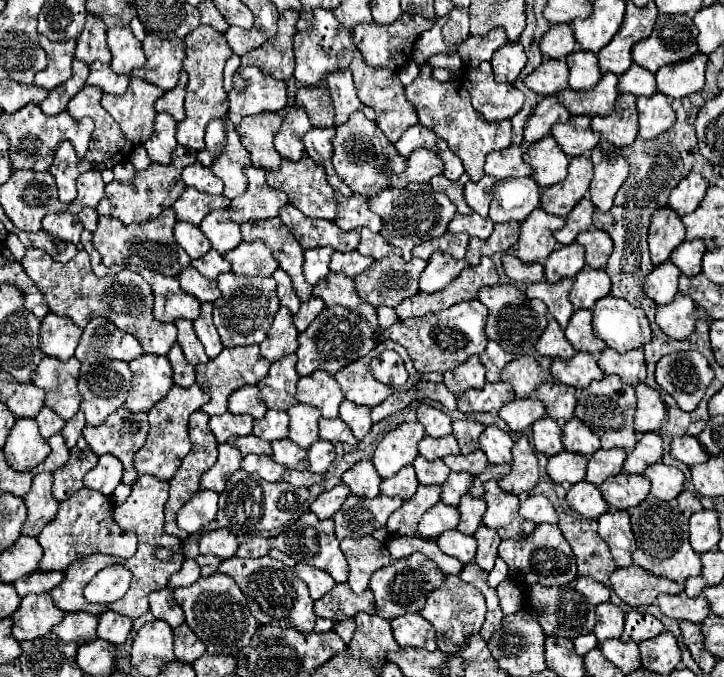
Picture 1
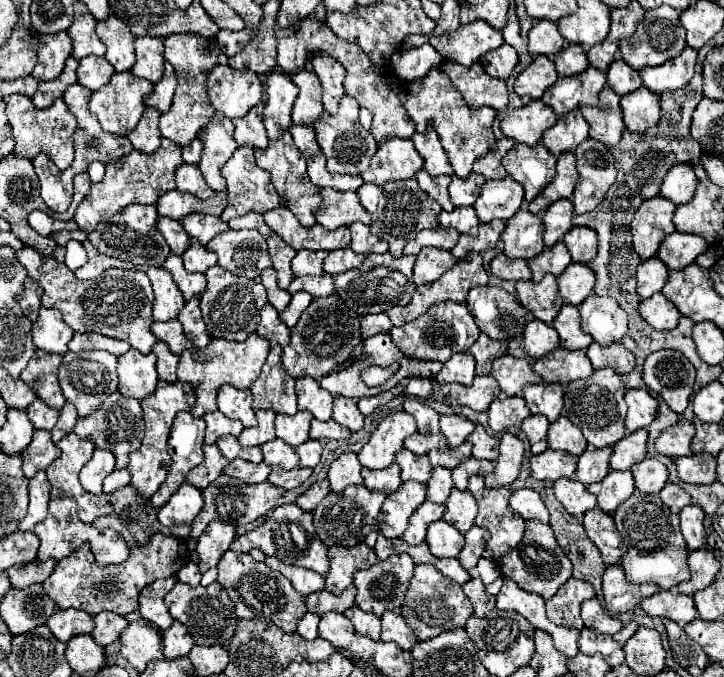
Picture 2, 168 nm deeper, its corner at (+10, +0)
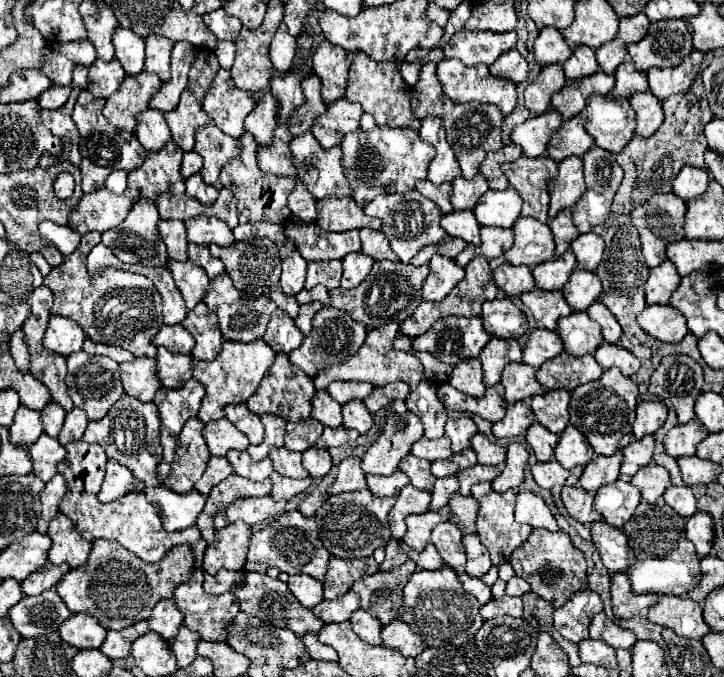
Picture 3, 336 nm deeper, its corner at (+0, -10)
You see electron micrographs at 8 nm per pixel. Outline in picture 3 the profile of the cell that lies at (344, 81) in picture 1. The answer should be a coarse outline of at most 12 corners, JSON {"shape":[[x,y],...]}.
{"shape":[[324,40],[312,56],[322,98],[344,98],[350,62],[344,48]]}

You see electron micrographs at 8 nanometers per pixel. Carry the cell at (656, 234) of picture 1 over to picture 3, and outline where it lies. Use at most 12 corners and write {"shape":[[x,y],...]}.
{"shape":[[654,196],[632,210],[650,268],[684,238],[686,202]]}

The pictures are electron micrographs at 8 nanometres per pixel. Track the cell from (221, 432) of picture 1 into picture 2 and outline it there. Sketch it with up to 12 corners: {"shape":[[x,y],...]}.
{"shape":[[210,412],[206,420],[206,444],[222,436],[240,436],[242,422]]}

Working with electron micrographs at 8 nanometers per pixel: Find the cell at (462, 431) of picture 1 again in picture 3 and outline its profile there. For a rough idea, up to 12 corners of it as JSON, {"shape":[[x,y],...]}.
{"shape":[[470,418],[446,422],[446,436],[452,452],[470,448],[470,438],[478,432]]}

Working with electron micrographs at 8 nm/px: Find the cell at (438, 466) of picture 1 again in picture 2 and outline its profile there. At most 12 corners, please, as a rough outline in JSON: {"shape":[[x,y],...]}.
{"shape":[[408,448],[396,454],[402,480],[428,482],[432,466]]}

